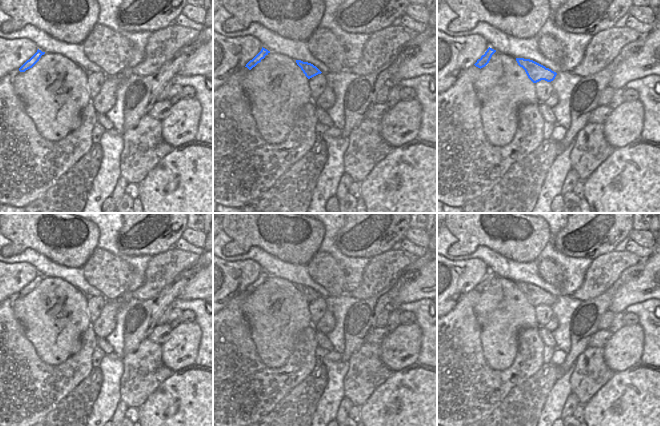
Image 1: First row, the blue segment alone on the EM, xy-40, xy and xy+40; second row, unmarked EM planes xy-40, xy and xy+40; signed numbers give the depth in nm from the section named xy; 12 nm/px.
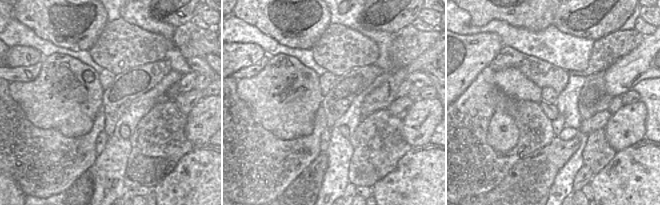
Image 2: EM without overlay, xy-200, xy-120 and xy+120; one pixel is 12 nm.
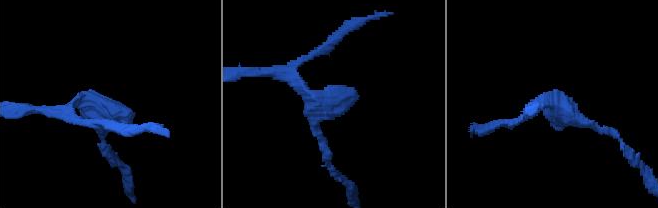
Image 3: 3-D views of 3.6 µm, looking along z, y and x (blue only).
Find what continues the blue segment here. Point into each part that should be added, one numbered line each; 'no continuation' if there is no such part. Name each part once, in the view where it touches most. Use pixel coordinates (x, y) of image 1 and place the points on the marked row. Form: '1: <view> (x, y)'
no continuation

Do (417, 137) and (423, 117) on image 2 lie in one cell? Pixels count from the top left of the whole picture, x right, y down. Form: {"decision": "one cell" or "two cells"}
{"decision": "one cell"}

